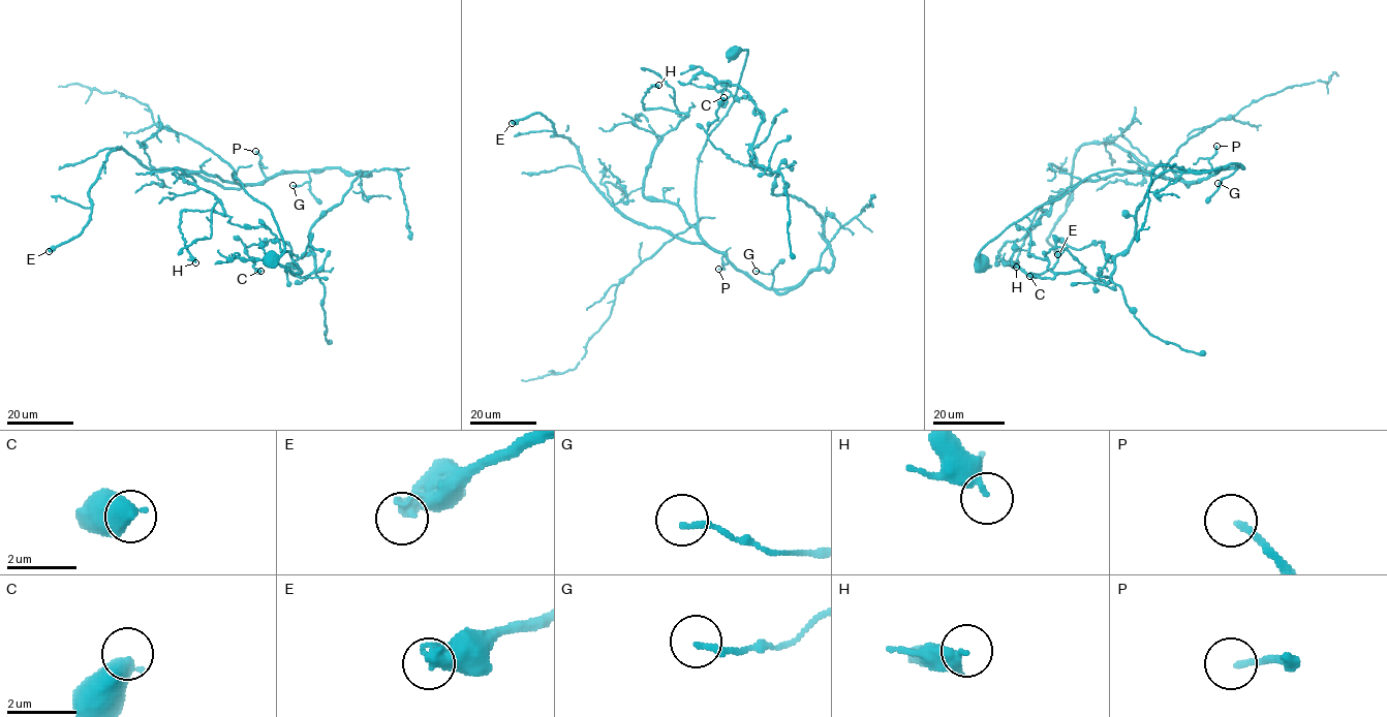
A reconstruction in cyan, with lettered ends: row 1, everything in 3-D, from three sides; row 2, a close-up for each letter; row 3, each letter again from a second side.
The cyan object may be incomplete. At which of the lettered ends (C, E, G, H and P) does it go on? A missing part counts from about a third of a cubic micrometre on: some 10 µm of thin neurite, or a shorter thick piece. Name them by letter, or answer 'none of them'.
E, P

